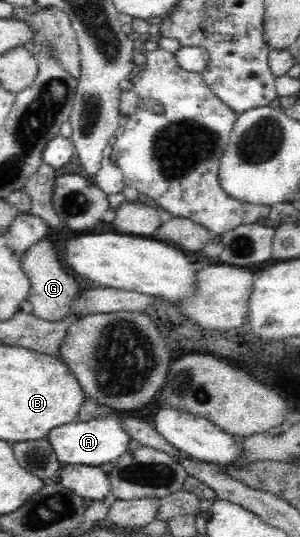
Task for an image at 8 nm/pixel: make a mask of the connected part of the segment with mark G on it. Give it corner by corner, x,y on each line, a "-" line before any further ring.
46,237
19,255
19,259
22,269
30,279
31,287
26,297
26,301
33,307
30,314
38,319
54,323
65,320
71,315
74,301
79,298
78,290
80,288
78,288
78,282
74,282
78,279
72,276
56,257
58,252
52,242
53,238

